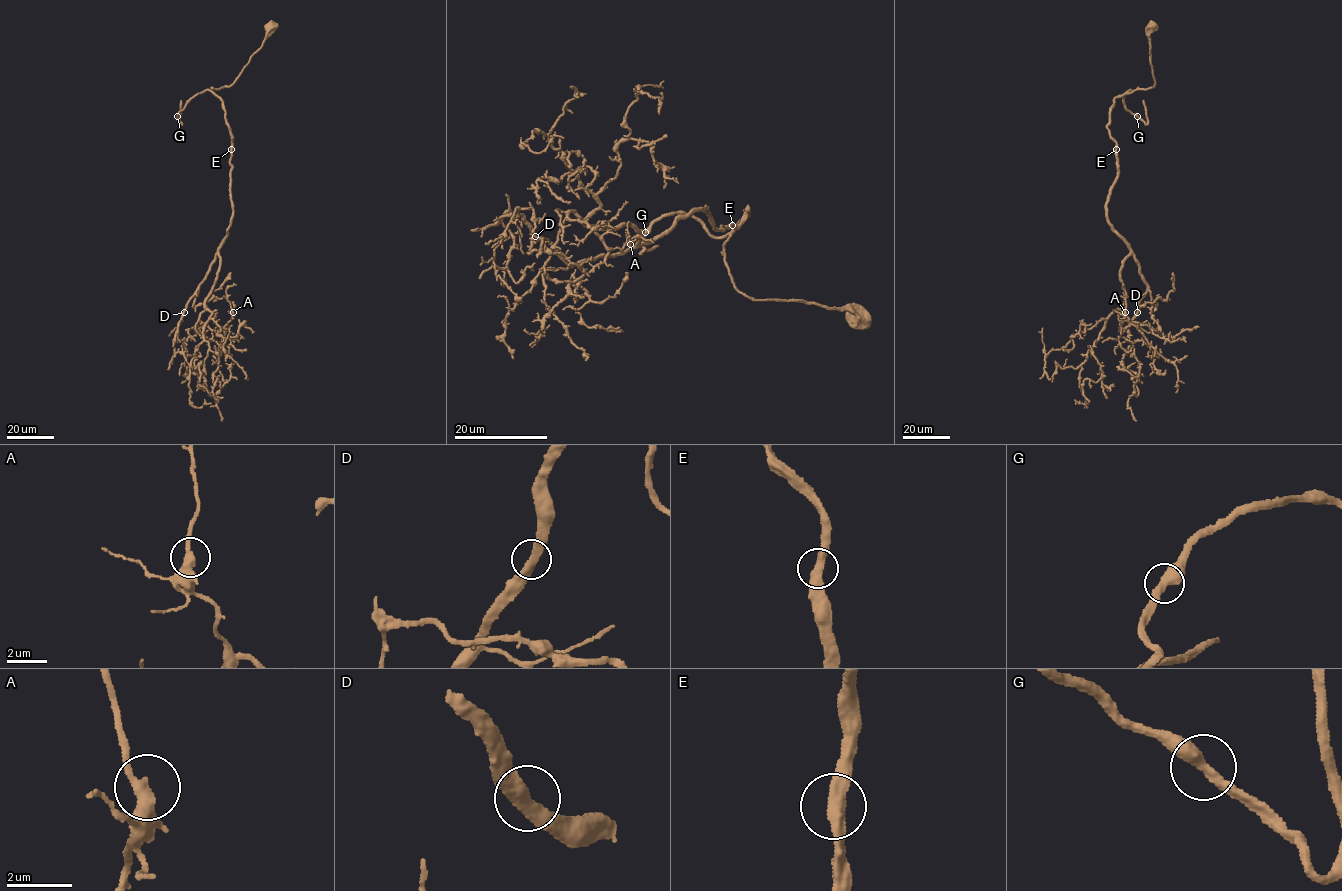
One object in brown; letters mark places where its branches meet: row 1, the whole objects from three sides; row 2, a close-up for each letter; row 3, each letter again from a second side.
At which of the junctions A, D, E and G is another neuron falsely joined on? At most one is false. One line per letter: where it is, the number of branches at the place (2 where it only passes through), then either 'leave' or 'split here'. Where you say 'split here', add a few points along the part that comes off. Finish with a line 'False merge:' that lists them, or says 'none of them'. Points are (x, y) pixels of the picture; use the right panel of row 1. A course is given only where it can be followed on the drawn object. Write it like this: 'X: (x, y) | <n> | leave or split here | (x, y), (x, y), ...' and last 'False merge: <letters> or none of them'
A: (1125, 312) | 2 | leave
D: (1137, 312) | 2 | leave
E: (1116, 149) | 2 | leave
G: (1137, 116) | 2 | leave
False merge: none of them

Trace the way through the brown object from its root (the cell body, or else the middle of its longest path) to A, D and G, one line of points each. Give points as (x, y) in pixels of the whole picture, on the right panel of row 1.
A: (1152, 27), (1154, 86), (1114, 99), (1107, 126), (1118, 170), (1107, 220), (1130, 251), (1125, 312)
D: (1152, 27), (1154, 86), (1114, 99), (1107, 126), (1118, 170), (1107, 220), (1147, 285), (1137, 312)
G: (1152, 27), (1148, 36), (1155, 83), (1127, 93), (1130, 90), (1123, 99), (1125, 109), (1137, 116)

